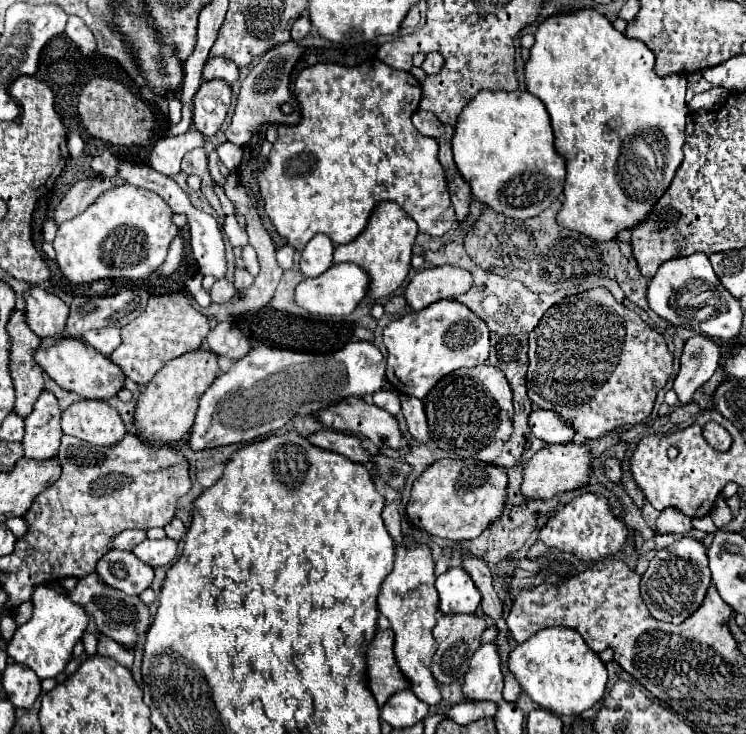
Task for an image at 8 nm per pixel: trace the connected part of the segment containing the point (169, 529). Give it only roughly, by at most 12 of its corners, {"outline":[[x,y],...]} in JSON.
{"outline":[[174,517],[166,527],[166,535],[174,541],[184,537],[184,523]]}

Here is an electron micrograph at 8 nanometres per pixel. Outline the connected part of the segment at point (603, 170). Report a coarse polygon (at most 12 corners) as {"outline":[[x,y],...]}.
{"outline":[[596,9],[540,23],[526,87],[558,225],[606,243],[684,159],[686,77]]}

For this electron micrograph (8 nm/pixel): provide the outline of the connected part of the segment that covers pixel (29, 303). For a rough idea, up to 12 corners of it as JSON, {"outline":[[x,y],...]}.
{"outline":[[32,285],[26,323],[38,337],[64,335],[68,305]]}

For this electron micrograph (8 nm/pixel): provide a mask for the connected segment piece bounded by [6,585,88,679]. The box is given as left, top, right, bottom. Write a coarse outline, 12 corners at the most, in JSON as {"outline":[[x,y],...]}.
{"outline":[[34,589],[32,619],[6,651],[56,677],[88,627],[68,595]]}

